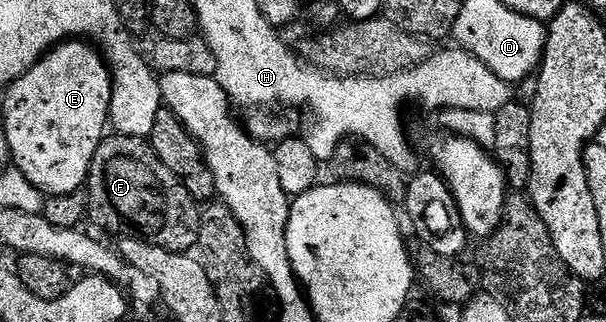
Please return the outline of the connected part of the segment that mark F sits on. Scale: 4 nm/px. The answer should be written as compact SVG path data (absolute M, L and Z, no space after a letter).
M106 135L95 150L95 158L89 167L87 181L89 196L88 219L106 229L117 238L145 240L172 252L189 252L198 247L201 239L202 205L189 193L187 186L155 154L152 143L140 136Z

